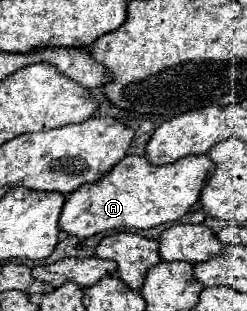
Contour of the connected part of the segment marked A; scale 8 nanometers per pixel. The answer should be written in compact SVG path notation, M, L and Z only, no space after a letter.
M128 154L98 184L80 186L66 196L60 228L78 238L90 238L102 230L148 230L180 220L198 202L214 162L206 156L184 156L168 166L154 166L144 156Z

